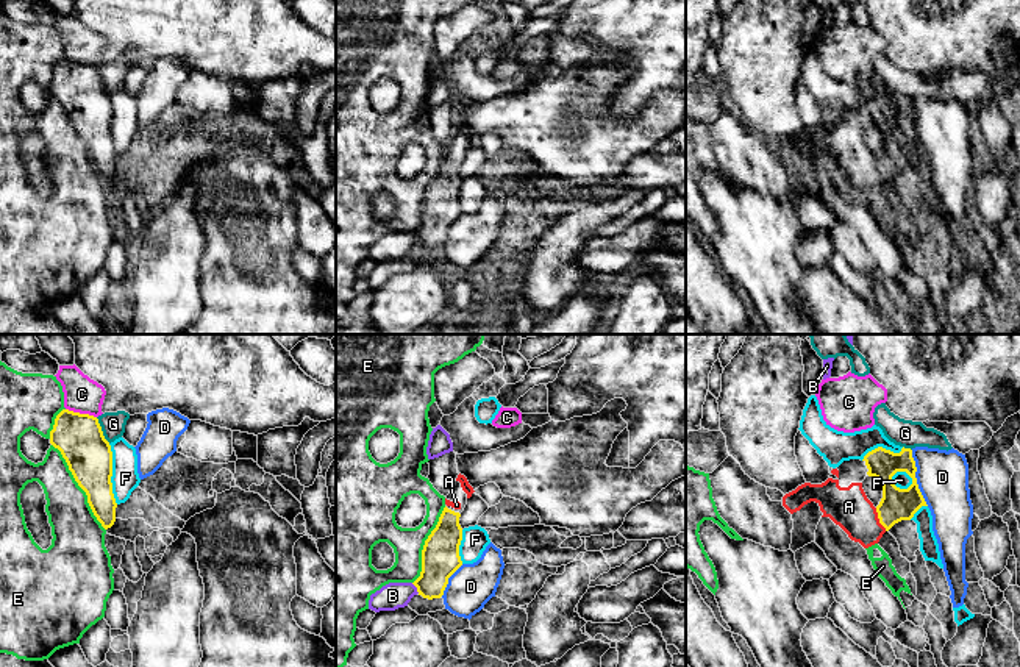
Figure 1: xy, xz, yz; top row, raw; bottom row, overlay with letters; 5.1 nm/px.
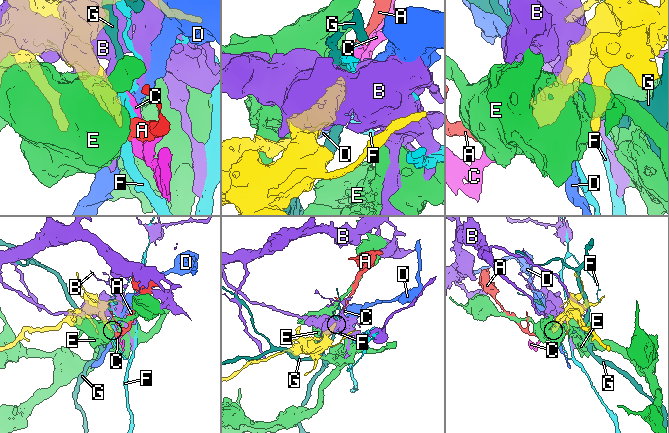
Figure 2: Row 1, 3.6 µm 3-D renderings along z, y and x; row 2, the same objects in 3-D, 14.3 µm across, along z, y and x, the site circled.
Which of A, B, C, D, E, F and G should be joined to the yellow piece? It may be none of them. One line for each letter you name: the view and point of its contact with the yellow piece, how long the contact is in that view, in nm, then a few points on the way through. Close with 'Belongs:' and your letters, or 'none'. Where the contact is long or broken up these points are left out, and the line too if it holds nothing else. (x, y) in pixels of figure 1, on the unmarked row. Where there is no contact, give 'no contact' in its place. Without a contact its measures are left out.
A: contact yz (878, 167); length 130 nm; way yz (897, 155), (878, 167), (859, 167), (848, 156)
Belongs: A

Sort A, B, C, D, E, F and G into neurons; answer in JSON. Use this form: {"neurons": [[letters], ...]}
{"neurons": [["A"], ["B"], ["C"], ["D"], ["E"], ["F"], ["G"]]}

